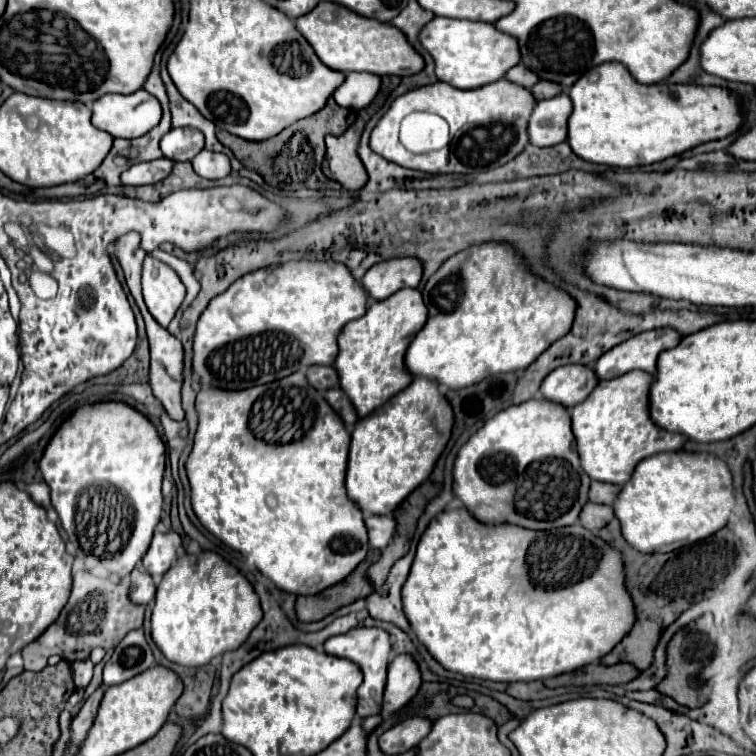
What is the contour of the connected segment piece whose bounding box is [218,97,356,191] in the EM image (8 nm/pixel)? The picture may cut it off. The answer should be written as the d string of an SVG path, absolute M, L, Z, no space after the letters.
M332 97L328 99L326 107L320 109L320 113L296 121L294 125L286 127L282 133L278 133L272 139L266 141L244 141L236 135L230 135L226 131L218 131L218 141L222 141L224 147L230 147L236 159L240 159L248 169L258 171L264 181L270 187L284 189L284 191L296 191L296 189L342 189L340 183L328 179L322 173L322 161L324 161L324 137L330 135L342 135L350 123L354 123L356 115L350 109L342 109Z

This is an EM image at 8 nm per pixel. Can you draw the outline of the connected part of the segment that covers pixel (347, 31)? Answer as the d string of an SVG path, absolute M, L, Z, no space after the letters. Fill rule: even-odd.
M320 1L306 17L296 19L296 29L310 41L324 65L342 73L368 71L374 75L406 77L424 69L422 55L416 53L400 29L378 19L362 17L338 3Z

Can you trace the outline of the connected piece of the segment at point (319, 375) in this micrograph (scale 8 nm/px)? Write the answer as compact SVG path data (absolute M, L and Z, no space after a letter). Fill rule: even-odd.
M314 365L306 369L306 377L310 381L310 385L314 385L318 391L326 391L332 387L340 385L340 377L338 371L332 365Z

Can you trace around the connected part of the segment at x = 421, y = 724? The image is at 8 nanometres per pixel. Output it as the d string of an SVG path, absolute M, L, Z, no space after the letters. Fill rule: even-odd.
M414 715L396 723L386 733L382 733L378 743L380 749L388 755L406 753L408 749L416 747L430 733L430 729L432 729L432 719L424 715Z

